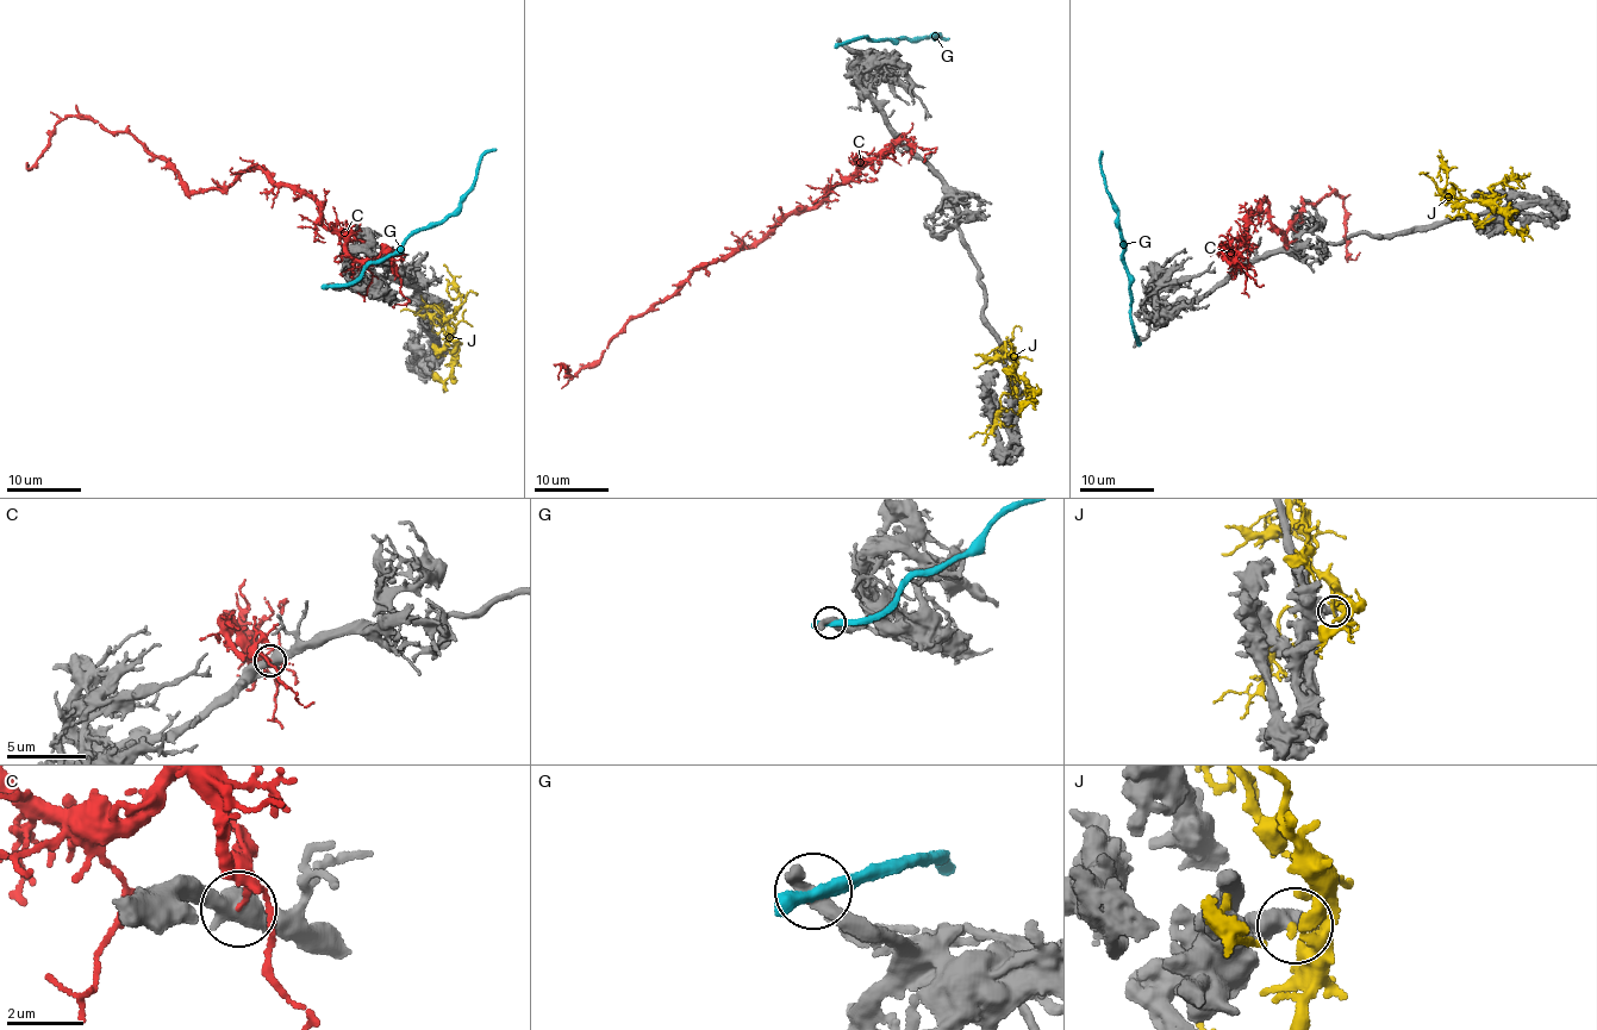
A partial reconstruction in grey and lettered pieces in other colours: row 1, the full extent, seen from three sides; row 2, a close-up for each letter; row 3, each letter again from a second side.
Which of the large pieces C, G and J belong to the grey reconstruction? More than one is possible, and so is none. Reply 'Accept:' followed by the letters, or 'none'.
Accept: none

